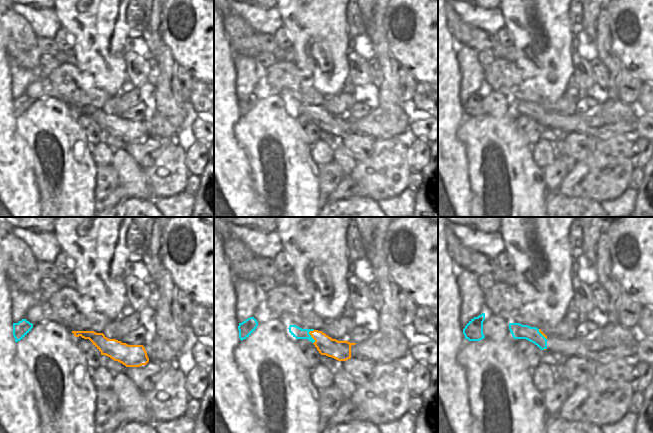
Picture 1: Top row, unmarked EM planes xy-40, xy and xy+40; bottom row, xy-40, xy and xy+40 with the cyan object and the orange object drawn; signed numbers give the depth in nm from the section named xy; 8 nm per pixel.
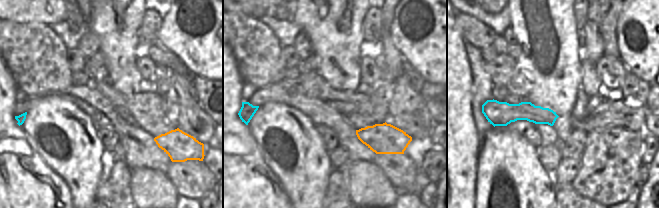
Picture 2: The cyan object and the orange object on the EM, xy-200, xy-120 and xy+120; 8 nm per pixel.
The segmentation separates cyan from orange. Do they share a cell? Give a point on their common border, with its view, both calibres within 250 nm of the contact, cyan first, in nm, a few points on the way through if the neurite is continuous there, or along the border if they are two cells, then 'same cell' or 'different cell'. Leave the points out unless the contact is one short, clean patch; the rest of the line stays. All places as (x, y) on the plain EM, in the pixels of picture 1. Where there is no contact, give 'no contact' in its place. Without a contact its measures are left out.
xy (310, 112) | 90/150 nm | along xy (313, 105), (309, 108), (314, 116), (313, 119) | different cell

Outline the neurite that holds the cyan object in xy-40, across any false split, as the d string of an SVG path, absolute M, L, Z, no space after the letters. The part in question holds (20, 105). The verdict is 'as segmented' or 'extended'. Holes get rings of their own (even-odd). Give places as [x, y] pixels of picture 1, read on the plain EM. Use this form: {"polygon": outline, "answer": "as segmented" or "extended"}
{"polygon": "M22 95L18 99L13 99L13 112L15 114L15 118L23 115L33 104L33 100L27 97L26 95Z", "answer": "as segmented"}

